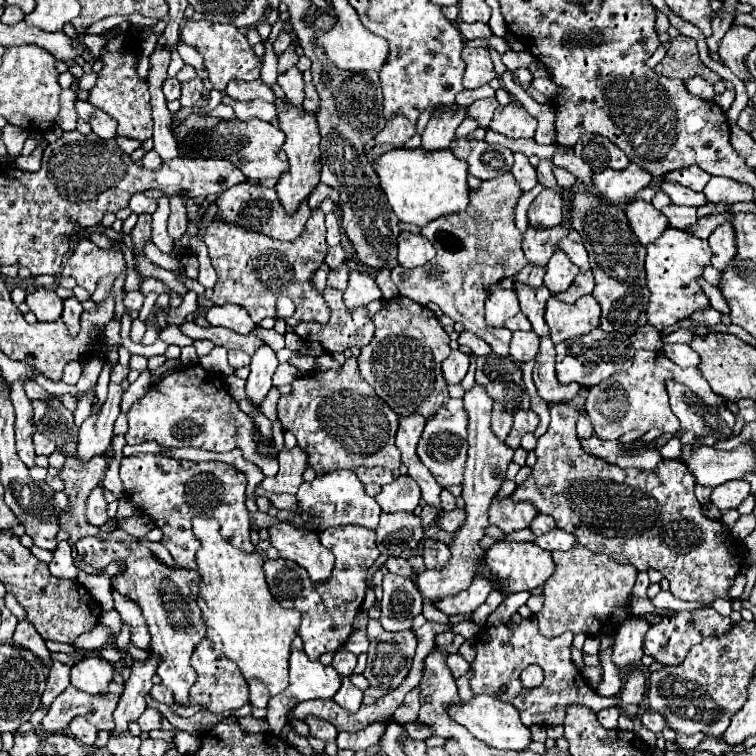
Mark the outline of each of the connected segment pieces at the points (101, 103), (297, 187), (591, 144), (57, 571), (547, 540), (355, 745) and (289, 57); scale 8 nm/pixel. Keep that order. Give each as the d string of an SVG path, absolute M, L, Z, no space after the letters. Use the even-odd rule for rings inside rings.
M105 46L101 48L101 62L103 70L97 74L97 84L89 90L89 102L111 118L117 120L117 136L127 136L145 142L153 134L153 118L151 118L151 104L149 104L149 84L137 72L137 52L133 48L125 48L119 52L107 52Z
M281 98L275 100L279 128L285 132L285 144L283 152L287 154L289 168L279 176L279 182L275 186L279 200L287 212L295 212L299 204L311 194L311 190L319 184L319 172L321 172L321 160L319 160L319 128L313 112L305 112L301 106L293 106L289 102L283 102Z
M585 134L573 146L575 154L591 166L593 172L601 172L605 168L621 170L629 164L629 158L621 148L617 148L609 138L599 134Z
M59 542L57 550L55 550L55 556L53 556L51 564L49 564L49 570L57 578L65 578L65 580L77 578L77 568L73 564L69 542Z
M553 528L551 532L545 532L543 536L537 536L535 544L539 544L541 548L553 552L553 550L569 550L569 548L573 548L575 540L567 532L561 532L559 528Z
M385 718L385 720L377 720L375 724L369 724L369 728L363 728L361 732L339 732L337 746L351 750L365 750L373 744L379 744L379 740L385 734L385 726L389 722L391 718Z
M291 44L291 46L285 50L285 54L279 56L279 72L285 72L287 68L295 66L297 62L299 62L299 56L295 54L295 46Z

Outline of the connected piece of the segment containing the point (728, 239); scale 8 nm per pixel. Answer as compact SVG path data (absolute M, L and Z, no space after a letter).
M723 222L719 224L713 234L707 238L709 246L711 246L711 264L717 268L717 270L725 270L725 264L729 260L733 260L735 252L737 252L737 246L735 246L735 232L733 232L733 226L729 226L729 222Z

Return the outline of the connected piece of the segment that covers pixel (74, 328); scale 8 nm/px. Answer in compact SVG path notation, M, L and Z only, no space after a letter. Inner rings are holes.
M69 296L67 300L63 300L63 316L61 318L67 324L71 336L75 336L79 332L79 316L81 316L81 312L83 312L81 302L75 296Z

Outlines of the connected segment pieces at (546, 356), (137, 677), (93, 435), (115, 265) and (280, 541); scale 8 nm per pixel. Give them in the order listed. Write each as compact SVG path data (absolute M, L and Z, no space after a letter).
M549 336L541 338L539 352L535 356L537 364L533 368L533 382L537 388L537 394L551 404L567 402L581 390L579 384L559 384L555 376L555 344Z
M151 654L143 662L133 662L131 676L125 682L125 692L119 700L117 710L113 712L115 718L115 730L113 732L125 732L131 720L137 720L143 710L147 708L145 704L145 694L151 690L151 678L157 674L157 666L161 664L161 658Z
M119 348L119 362L111 372L111 384L109 384L109 396L105 400L105 404L101 404L101 410L97 414L93 414L91 418L87 418L83 422L83 426L79 428L79 440L77 440L77 452L75 456L79 458L79 462L89 462L93 456L105 454L107 446L111 444L113 438L113 422L119 416L119 402L123 396L121 390L121 380L127 378L129 374L129 352L127 348Z
M81 240L75 252L67 258L63 266L63 276L73 276L81 288L89 294L95 292L99 278L107 274L125 274L127 266L121 250L101 250L91 240Z
M279 522L269 528L269 540L279 550L281 558L297 562L309 572L313 582L327 582L331 578L335 556L323 548L319 536L313 532L301 532L289 522Z

